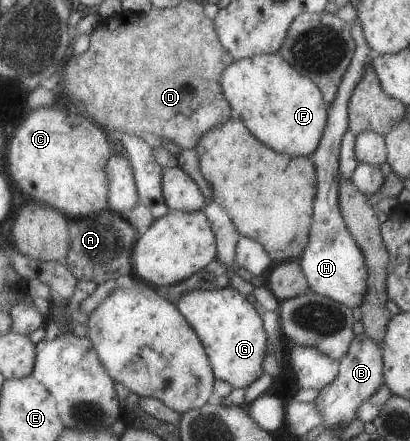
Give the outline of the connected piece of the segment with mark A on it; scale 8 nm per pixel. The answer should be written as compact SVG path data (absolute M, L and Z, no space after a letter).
M102 210L67 221L70 247L64 263L78 281L94 281L100 285L123 275L133 275L132 254L136 230L123 217L112 210Z

